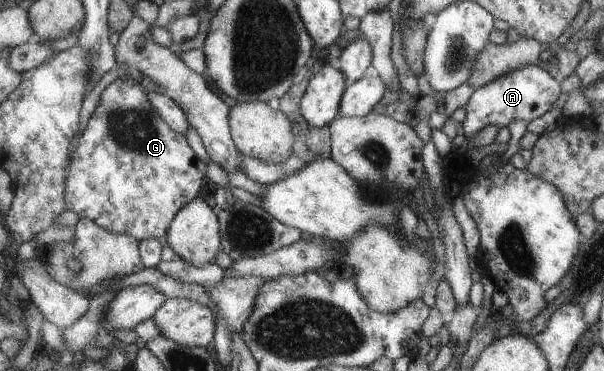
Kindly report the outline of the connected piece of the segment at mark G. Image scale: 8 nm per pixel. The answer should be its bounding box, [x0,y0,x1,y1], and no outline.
[67,75,206,241]

